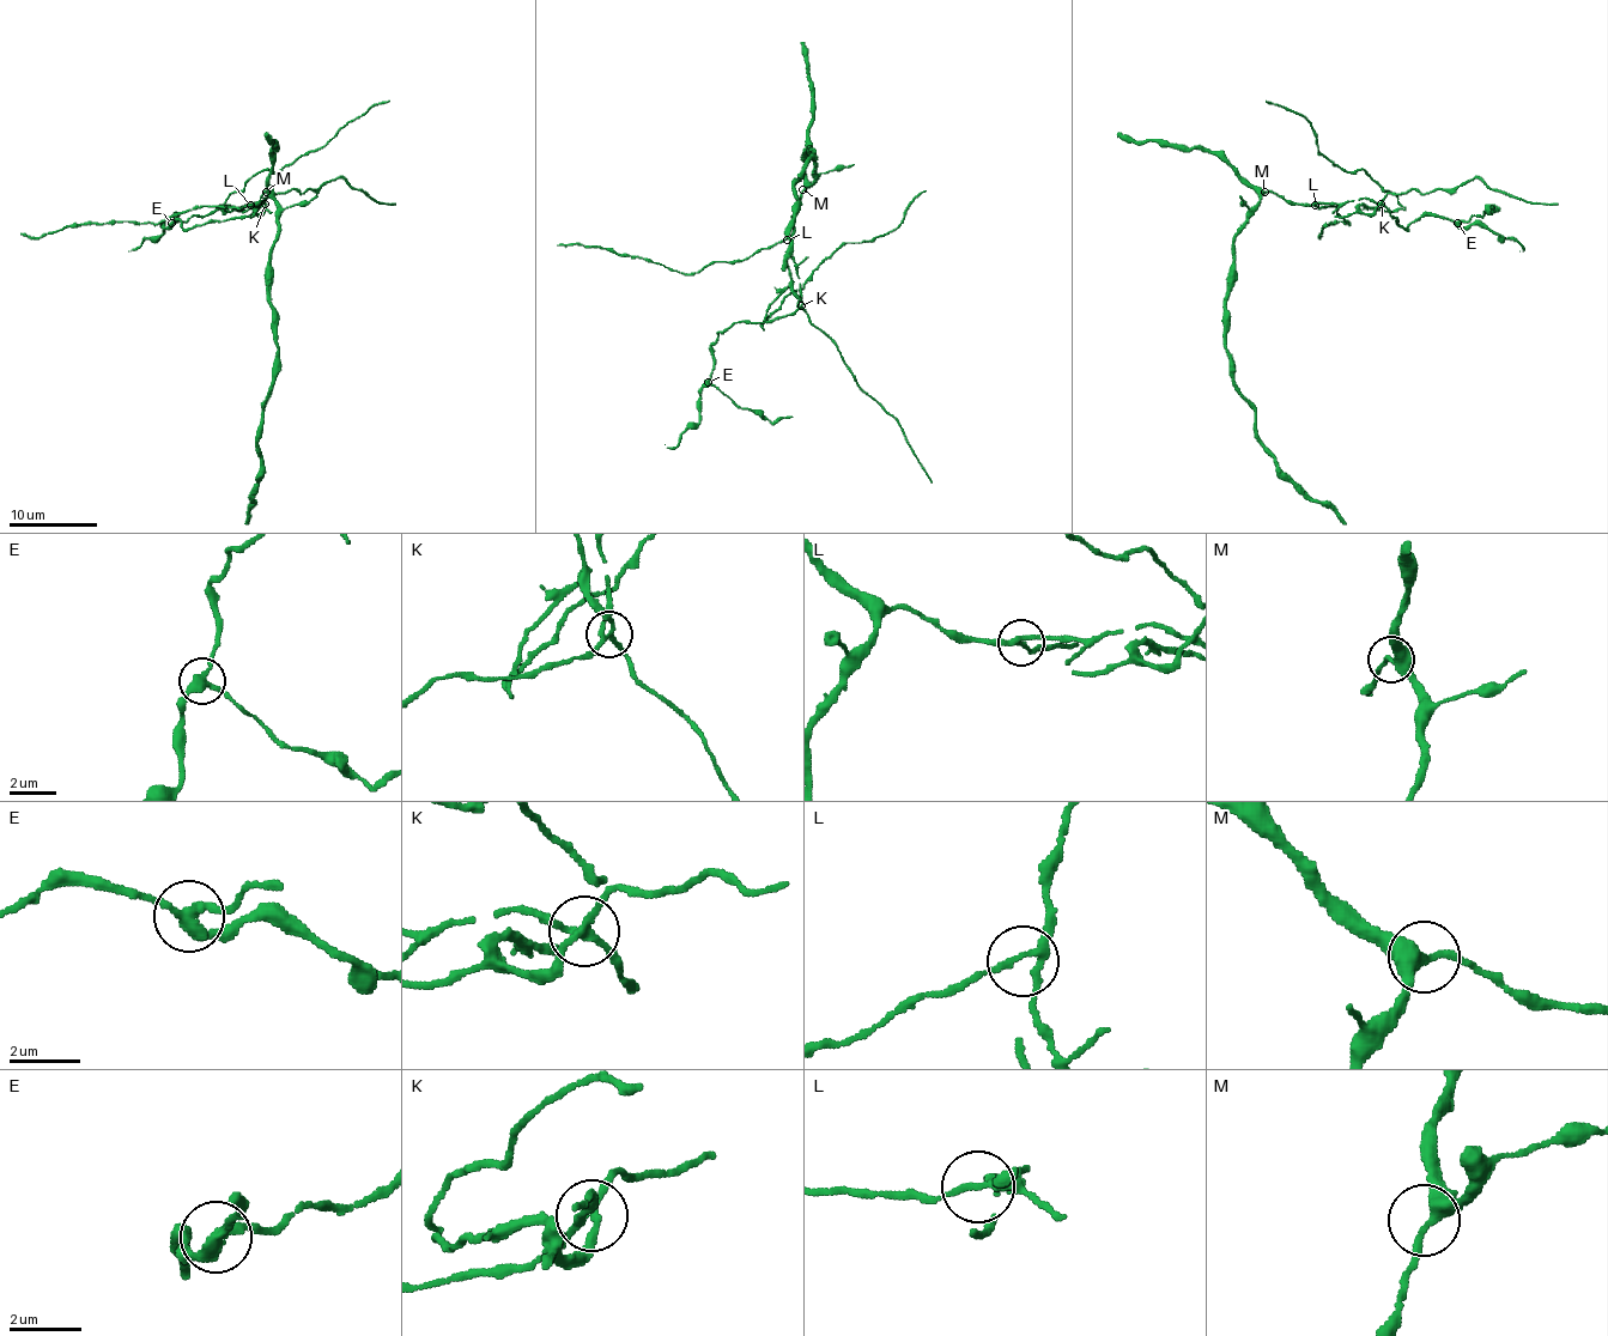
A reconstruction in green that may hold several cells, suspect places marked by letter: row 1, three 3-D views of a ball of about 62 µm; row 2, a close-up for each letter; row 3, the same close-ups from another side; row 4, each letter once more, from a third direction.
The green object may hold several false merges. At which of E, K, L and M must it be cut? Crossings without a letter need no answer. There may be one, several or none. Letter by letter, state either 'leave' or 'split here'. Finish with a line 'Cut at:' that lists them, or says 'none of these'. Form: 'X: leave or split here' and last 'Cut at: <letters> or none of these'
E: split here
K: split here
L: leave
M: leave
Cut at: E, K

